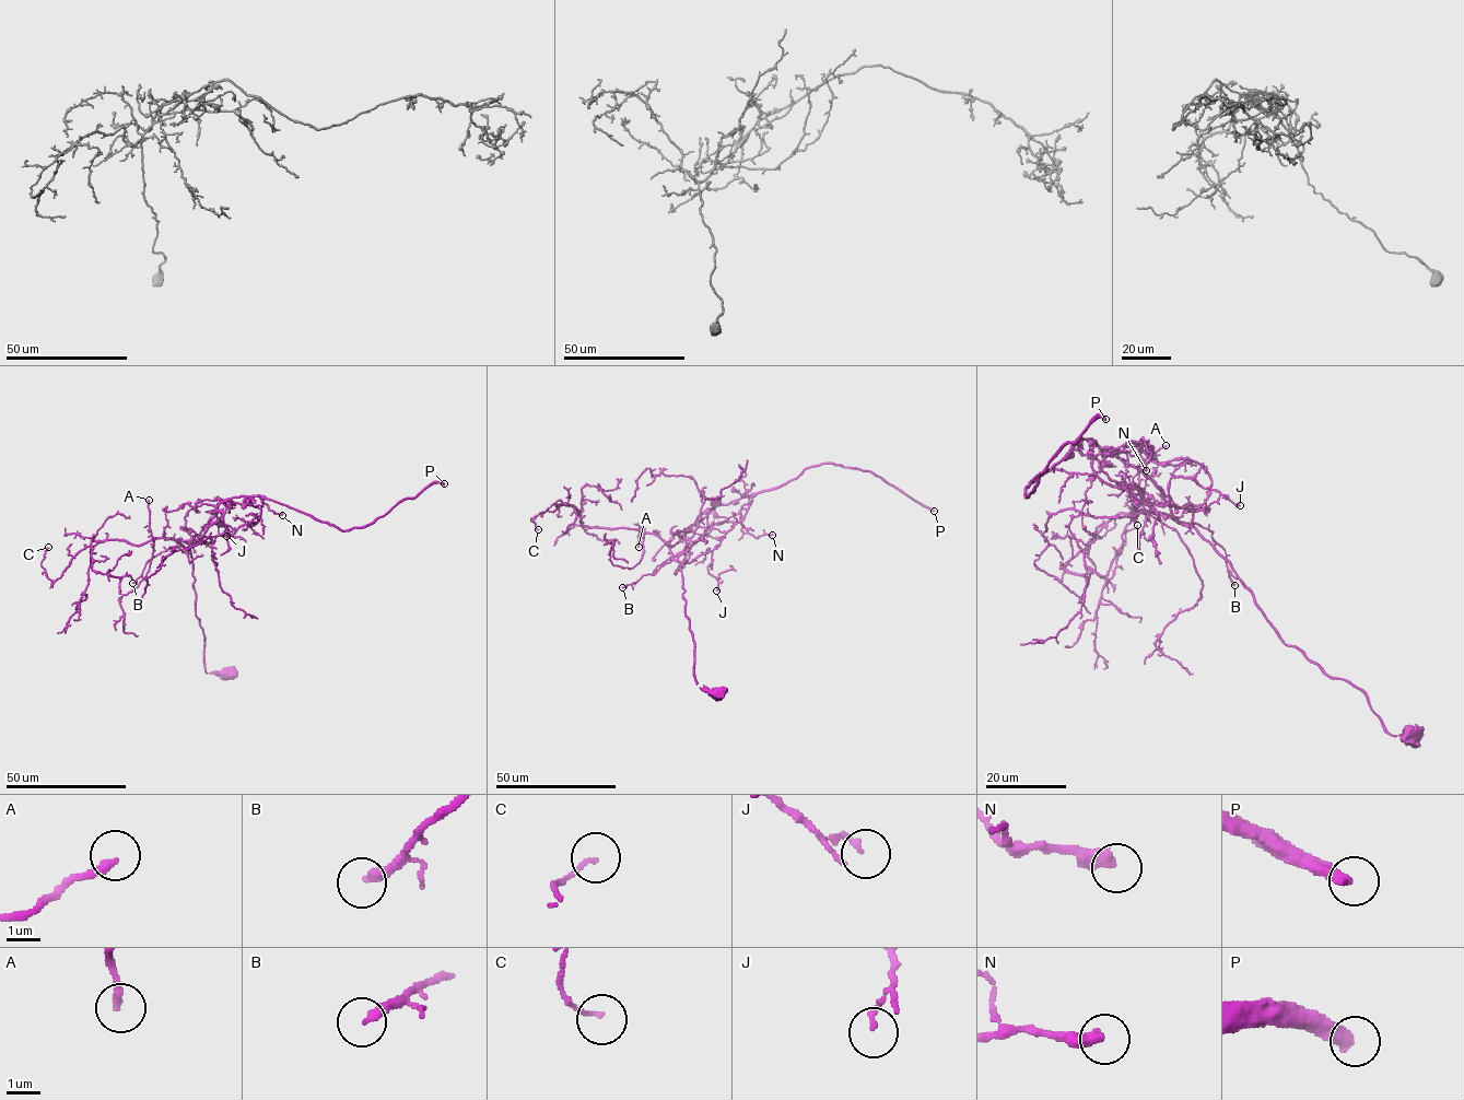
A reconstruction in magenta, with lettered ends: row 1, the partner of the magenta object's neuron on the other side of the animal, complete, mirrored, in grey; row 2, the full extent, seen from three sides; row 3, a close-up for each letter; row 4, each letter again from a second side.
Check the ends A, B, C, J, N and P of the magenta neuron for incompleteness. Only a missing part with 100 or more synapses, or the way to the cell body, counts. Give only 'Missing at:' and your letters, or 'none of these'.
Missing at: P

